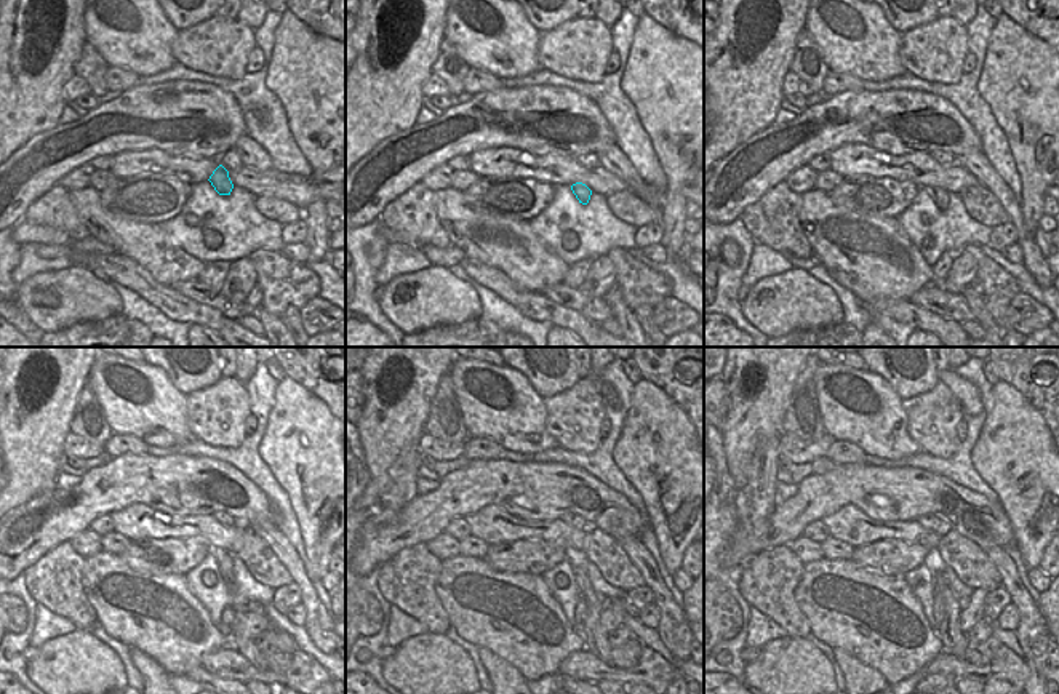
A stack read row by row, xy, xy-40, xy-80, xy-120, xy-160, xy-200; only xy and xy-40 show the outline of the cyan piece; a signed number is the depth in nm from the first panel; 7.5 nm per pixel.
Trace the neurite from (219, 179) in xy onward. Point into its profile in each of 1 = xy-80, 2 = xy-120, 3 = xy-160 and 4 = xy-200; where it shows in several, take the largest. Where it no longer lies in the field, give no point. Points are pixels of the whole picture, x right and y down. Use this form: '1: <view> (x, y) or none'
1: xy-80 (941, 195)
2: xy-120 (224, 558)
3: xy-160 (595, 640)
4: xy-200 (954, 640)

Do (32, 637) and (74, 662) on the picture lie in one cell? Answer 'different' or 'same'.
different

